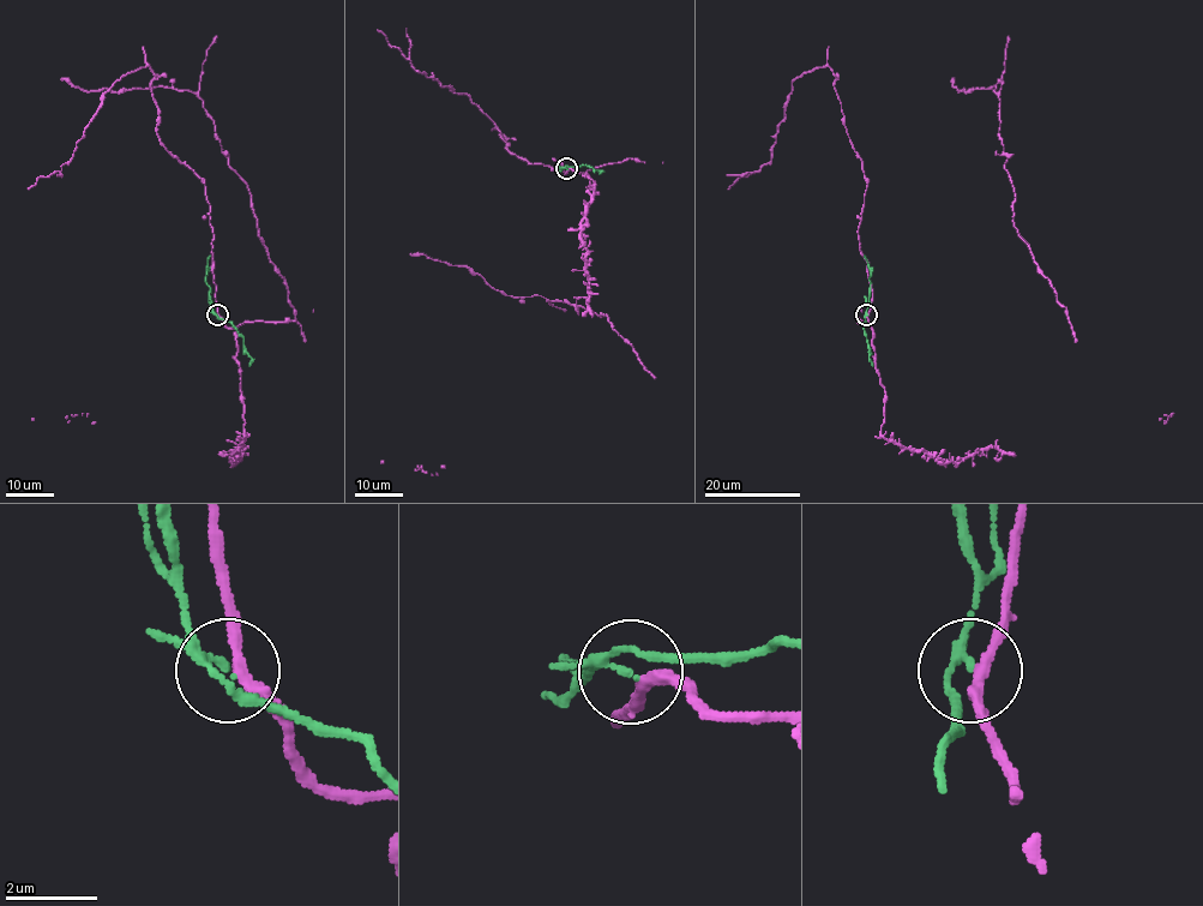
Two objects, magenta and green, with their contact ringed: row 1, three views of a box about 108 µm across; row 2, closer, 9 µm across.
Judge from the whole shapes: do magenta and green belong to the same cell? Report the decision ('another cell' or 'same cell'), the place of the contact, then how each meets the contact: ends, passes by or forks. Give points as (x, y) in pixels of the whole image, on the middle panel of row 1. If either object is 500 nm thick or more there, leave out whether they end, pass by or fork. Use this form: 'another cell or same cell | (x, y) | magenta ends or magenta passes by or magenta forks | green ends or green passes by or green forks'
another cell | (566, 168) | magenta passes by | green passes by

